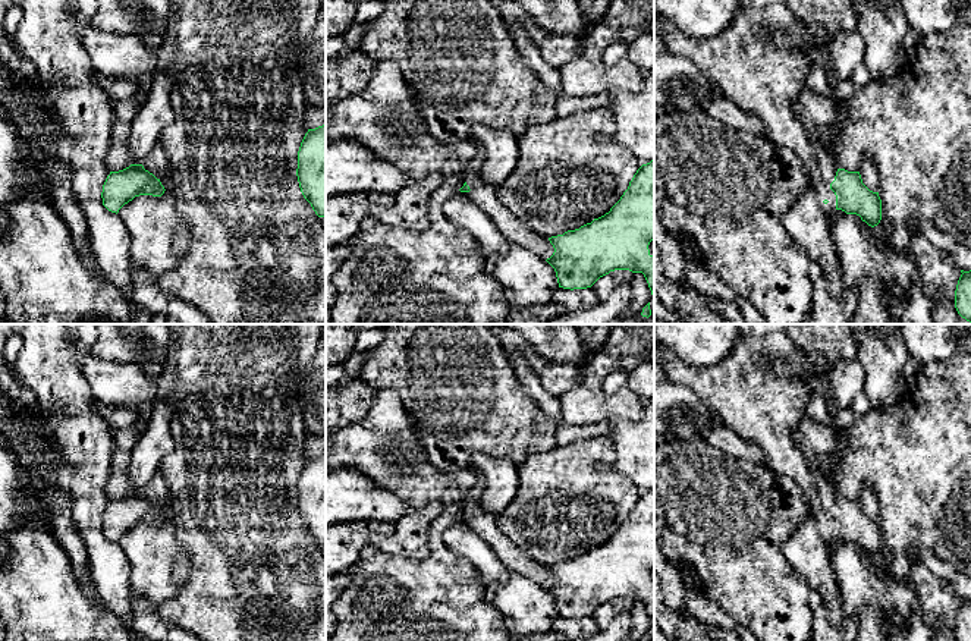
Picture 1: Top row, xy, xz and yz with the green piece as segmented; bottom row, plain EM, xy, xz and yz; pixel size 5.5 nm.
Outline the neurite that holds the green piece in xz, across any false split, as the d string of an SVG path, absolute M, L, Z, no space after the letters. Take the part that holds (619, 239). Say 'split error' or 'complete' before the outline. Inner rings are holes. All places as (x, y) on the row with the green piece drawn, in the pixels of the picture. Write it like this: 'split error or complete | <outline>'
complete | M654 158L642 164L620 199L604 216L575 230L549 238L554 252L546 261L554 268L559 287L587 289L615 270L642 273L654 293L654 257L648 245L654 239Z

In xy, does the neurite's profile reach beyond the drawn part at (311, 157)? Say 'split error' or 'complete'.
complete

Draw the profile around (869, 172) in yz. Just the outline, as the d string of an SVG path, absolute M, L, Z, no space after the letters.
M865 157L860 167L862 183L873 192L879 191L879 170L870 157Z

